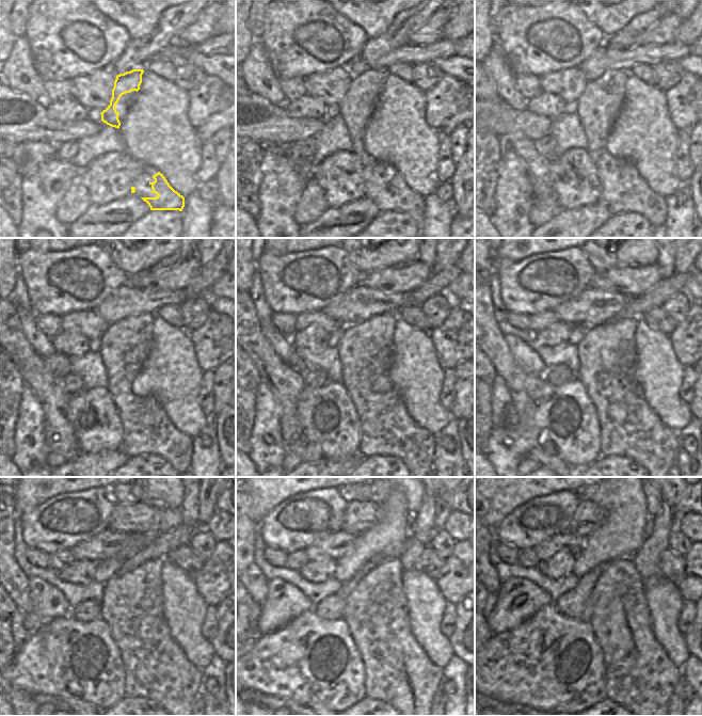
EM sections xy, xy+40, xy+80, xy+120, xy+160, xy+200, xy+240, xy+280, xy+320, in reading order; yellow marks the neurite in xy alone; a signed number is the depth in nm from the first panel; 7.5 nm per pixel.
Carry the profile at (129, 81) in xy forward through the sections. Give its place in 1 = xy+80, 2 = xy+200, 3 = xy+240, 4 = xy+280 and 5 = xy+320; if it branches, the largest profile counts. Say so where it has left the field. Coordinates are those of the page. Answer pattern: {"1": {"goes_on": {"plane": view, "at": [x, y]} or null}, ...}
{"1": {"goes_on": {"plane": "xy+80", "at": [652, 206]}}, "2": {"goes_on": {"plane": "xy+200", "at": [656, 454]}}, "3": {"goes_on": {"plane": "xy+240", "at": [182, 691]}}, "4": {"goes_on": {"plane": "xy+280", "at": [378, 685]}}, "5": {"goes_on": {"plane": "xy+320", "at": [628, 694]}}}

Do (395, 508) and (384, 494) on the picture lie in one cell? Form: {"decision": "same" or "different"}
{"decision": "same"}

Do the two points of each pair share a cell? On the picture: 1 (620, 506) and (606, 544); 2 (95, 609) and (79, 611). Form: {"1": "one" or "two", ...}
{"1": "one", "2": "one"}

